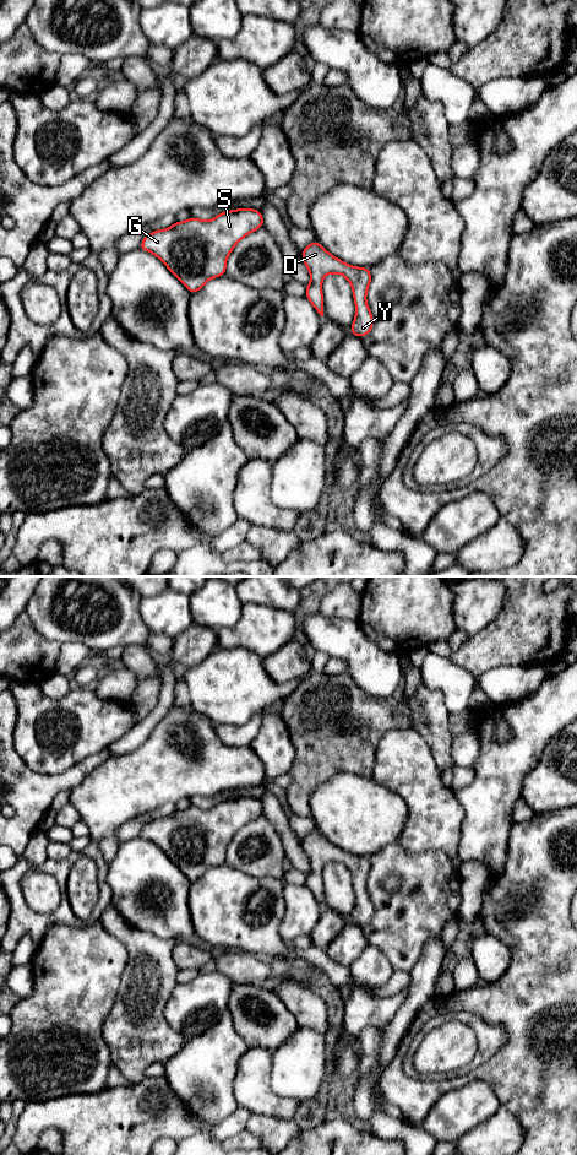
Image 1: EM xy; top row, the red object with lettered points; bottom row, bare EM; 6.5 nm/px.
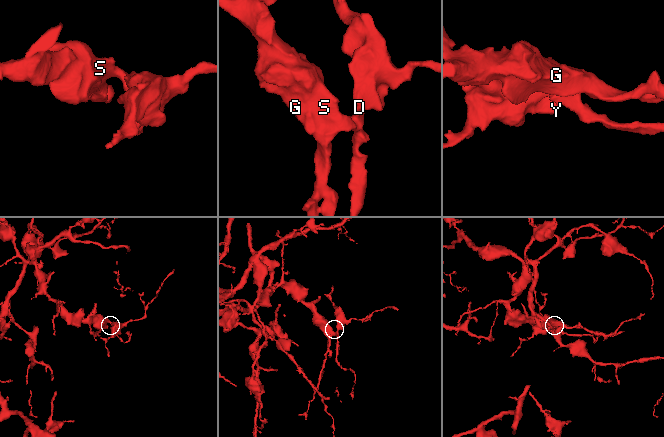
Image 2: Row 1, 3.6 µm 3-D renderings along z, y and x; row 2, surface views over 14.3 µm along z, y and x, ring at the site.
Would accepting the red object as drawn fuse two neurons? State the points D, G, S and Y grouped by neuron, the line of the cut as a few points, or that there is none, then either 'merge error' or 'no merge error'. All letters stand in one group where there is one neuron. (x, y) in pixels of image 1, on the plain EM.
groups D G S Y; cut none; no merge error

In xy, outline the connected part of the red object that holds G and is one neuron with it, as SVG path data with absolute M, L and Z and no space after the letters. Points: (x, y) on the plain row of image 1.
M254 797L225 799L211 809L190 806L185 810L175 810L167 818L147 823L138 837L156 844L190 882L196 882L208 868L225 863L227 846L230 840L245 824L262 814L262 802Z

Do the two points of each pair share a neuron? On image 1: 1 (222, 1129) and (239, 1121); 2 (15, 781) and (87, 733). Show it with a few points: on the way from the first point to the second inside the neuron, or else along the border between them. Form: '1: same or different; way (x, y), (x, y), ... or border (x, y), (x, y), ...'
1: same; way (226, 1129), (235, 1123)
2: different; border (14, 747), (33, 770), (60, 774)

